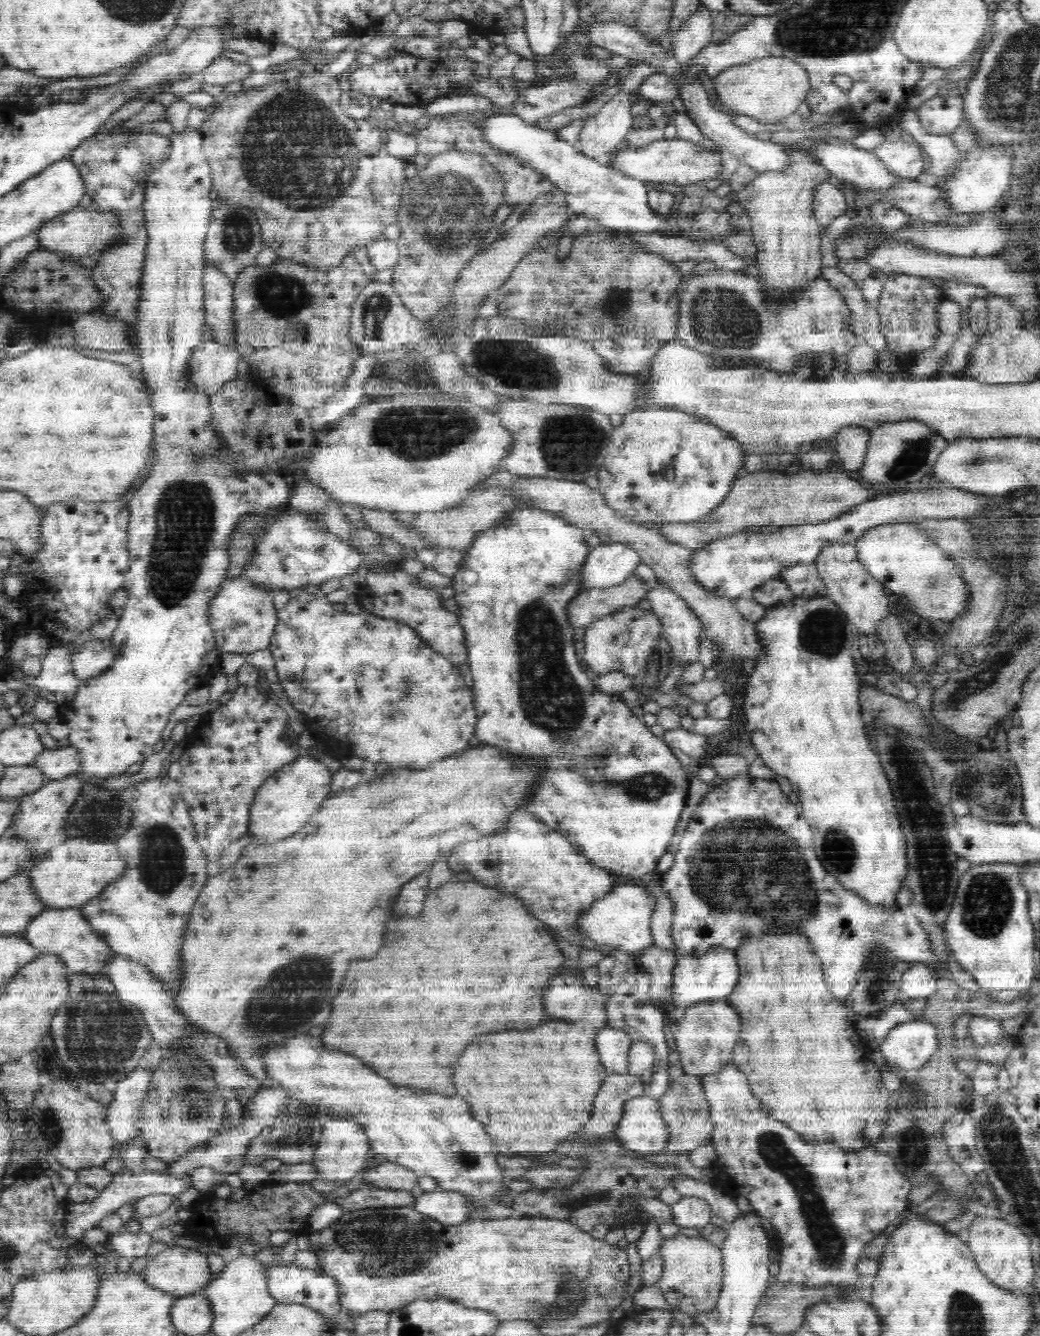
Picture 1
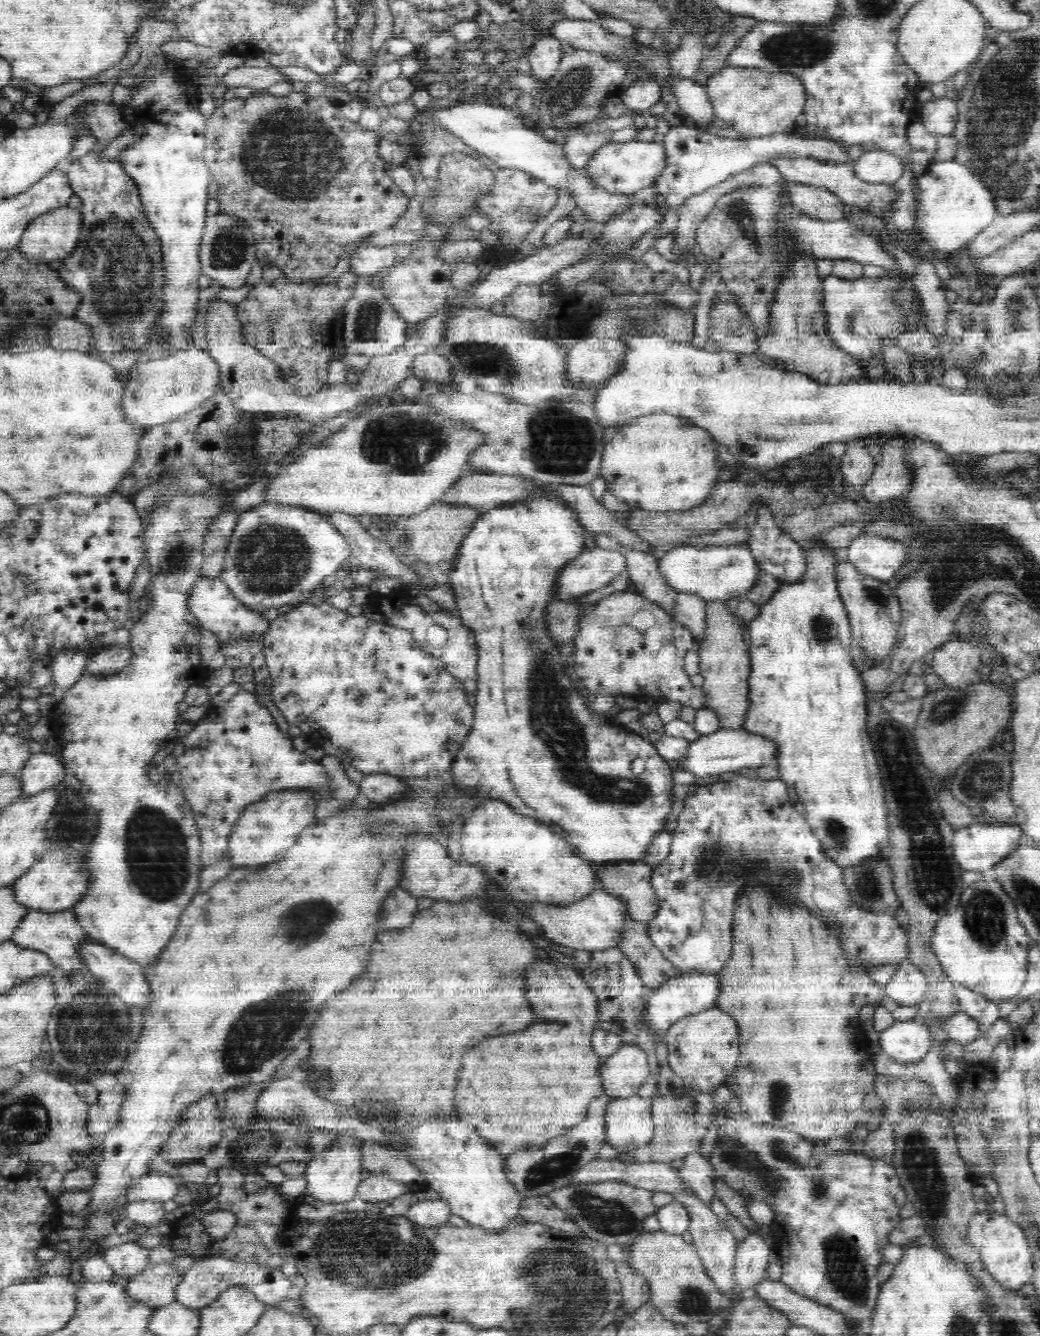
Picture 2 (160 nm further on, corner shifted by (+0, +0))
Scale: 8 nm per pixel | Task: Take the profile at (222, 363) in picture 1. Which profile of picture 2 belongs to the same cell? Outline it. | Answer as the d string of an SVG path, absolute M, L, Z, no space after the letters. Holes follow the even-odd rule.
M193 345L169 357L153 357L151 360L141 358L131 366L128 375L123 400L127 418L130 422L137 422L141 426L146 426L146 430L148 430L153 426L178 420L183 414L196 410L207 398L214 396L221 381L221 365L218 364L217 358L213 357L208 348L204 350L204 348Z

